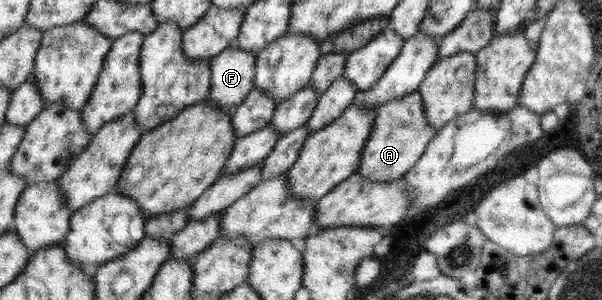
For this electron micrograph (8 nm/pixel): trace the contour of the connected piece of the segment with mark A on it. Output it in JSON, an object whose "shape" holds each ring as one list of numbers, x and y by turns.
{"shape":[[418,91,395,98,376,108,373,127,355,172,376,182,388,182,403,177,418,162,430,140,438,132,427,121,424,109,426,108]]}

